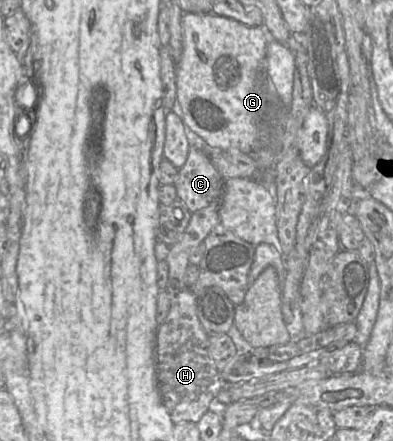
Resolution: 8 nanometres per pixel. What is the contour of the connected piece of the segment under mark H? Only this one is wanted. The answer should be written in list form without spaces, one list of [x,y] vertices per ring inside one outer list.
[[[206,207],[191,213],[191,219],[180,237],[180,239],[170,247],[166,261],[169,268],[166,291],[170,299],[169,312],[160,325],[156,333],[156,377],[158,389],[162,401],[169,411],[174,424],[182,422],[193,422],[197,424],[202,416],[210,409],[214,408],[216,397],[222,389],[224,383],[220,373],[209,354],[209,336],[204,331],[197,315],[196,297],[185,284],[185,272],[189,263],[191,252],[201,243],[210,232],[220,223],[219,210],[216,207]]]

